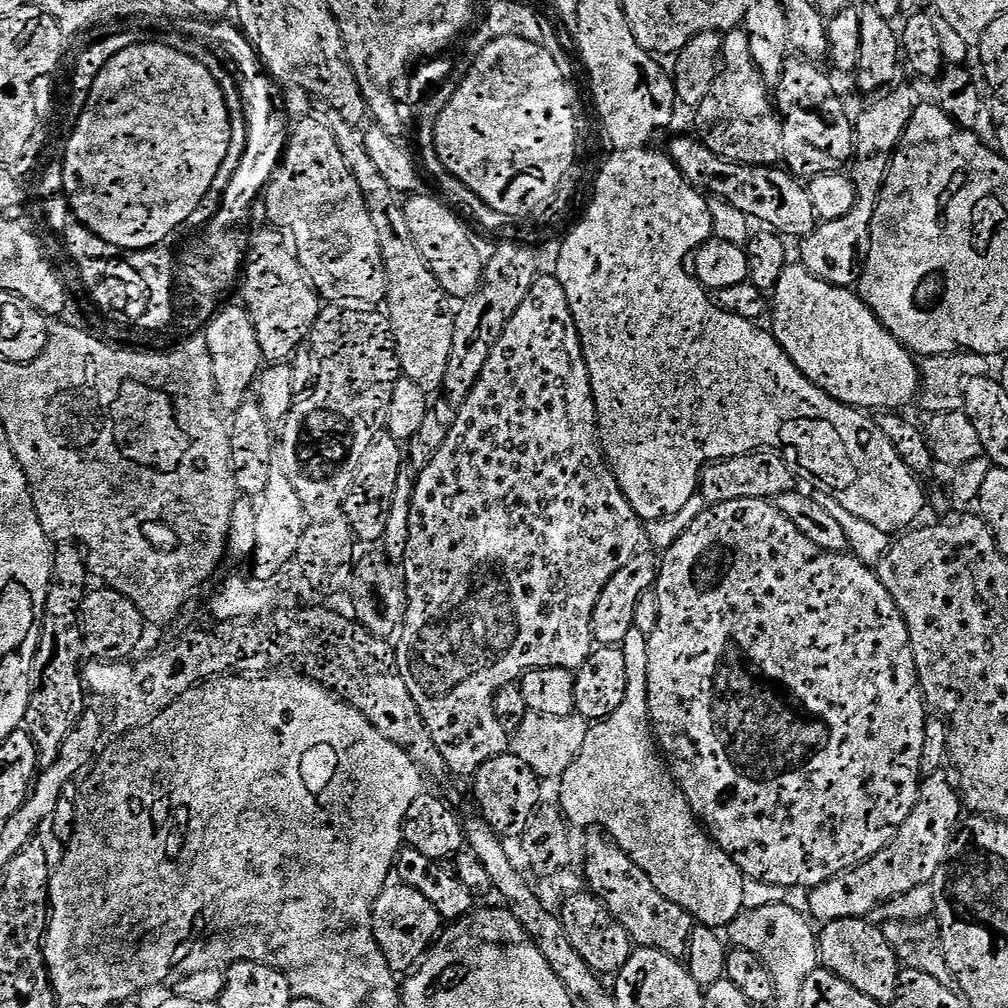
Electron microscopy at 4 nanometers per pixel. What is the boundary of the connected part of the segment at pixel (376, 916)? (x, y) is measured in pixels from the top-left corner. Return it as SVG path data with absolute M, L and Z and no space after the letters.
M395 882L385 885L372 907L372 933L382 958L386 958L394 974L403 974L415 967L443 923L443 917L422 894Z

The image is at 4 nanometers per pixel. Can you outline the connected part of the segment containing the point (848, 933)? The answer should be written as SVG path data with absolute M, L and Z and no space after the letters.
M834 916L820 931L816 950L823 967L842 983L872 1000L887 1002L894 990L898 957L885 933L871 919L863 916Z

